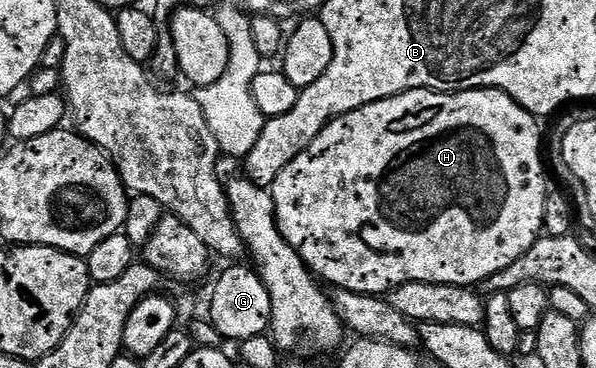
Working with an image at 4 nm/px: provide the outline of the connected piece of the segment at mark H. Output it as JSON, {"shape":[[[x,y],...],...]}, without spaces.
{"shape":[[[409,89],[394,97],[364,105],[347,115],[333,118],[294,161],[279,171],[271,186],[277,226],[283,239],[287,239],[289,246],[303,259],[309,272],[326,286],[333,285],[334,290],[388,295],[407,283],[480,286],[491,275],[511,267],[511,263],[515,263],[515,259],[519,259],[519,255],[523,255],[542,236],[545,201],[550,195],[551,186],[545,182],[547,165],[543,160],[541,129],[537,125],[540,125],[538,118],[515,103],[515,99],[511,99],[501,89],[468,89],[462,93]]]}

